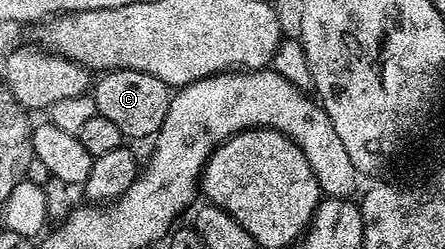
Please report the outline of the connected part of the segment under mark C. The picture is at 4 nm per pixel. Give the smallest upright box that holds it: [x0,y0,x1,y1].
[90,69,172,139]

